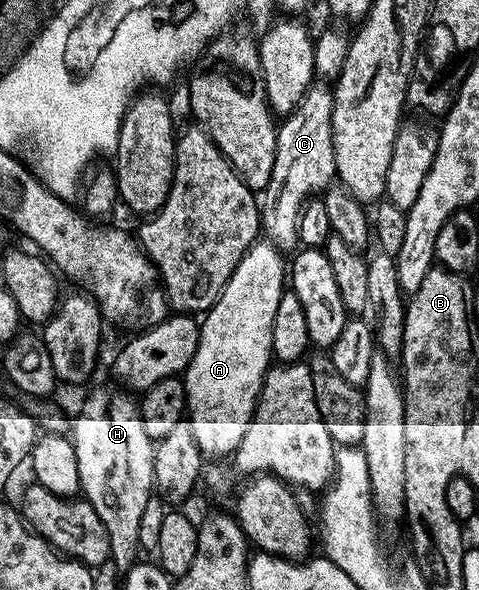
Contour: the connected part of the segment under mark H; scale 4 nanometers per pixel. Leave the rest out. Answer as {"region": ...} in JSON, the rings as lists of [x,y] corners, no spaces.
{"region":[[[100,388],[89,394],[88,401],[71,421],[70,439],[78,454],[83,499],[94,506],[98,518],[102,518],[102,526],[106,526],[111,559],[116,561],[117,568],[127,570],[137,563],[136,552],[141,551],[139,527],[146,502],[154,496],[156,450],[142,428],[139,403],[127,391],[116,388]]]}

